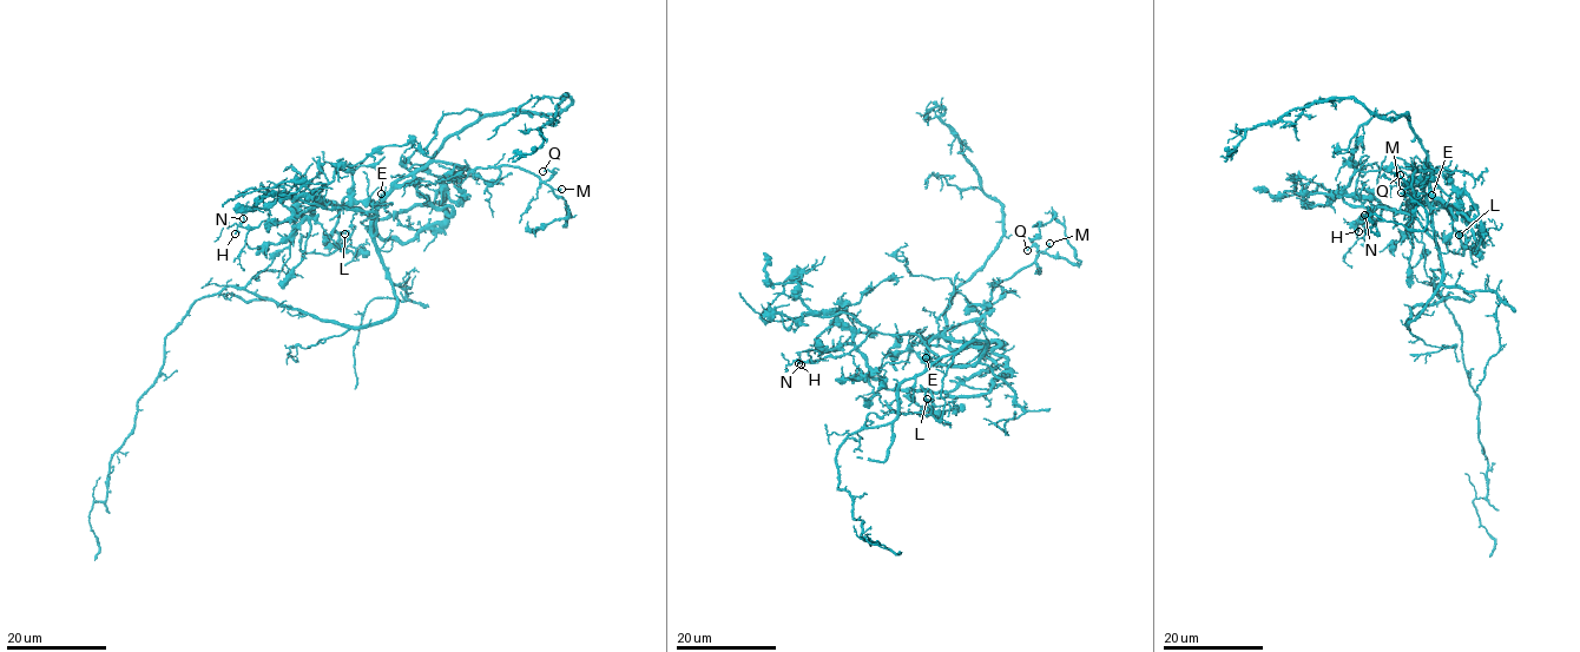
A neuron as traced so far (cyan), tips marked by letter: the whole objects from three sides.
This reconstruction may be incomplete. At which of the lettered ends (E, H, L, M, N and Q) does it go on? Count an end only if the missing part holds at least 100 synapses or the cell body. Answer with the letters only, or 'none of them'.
none of them

